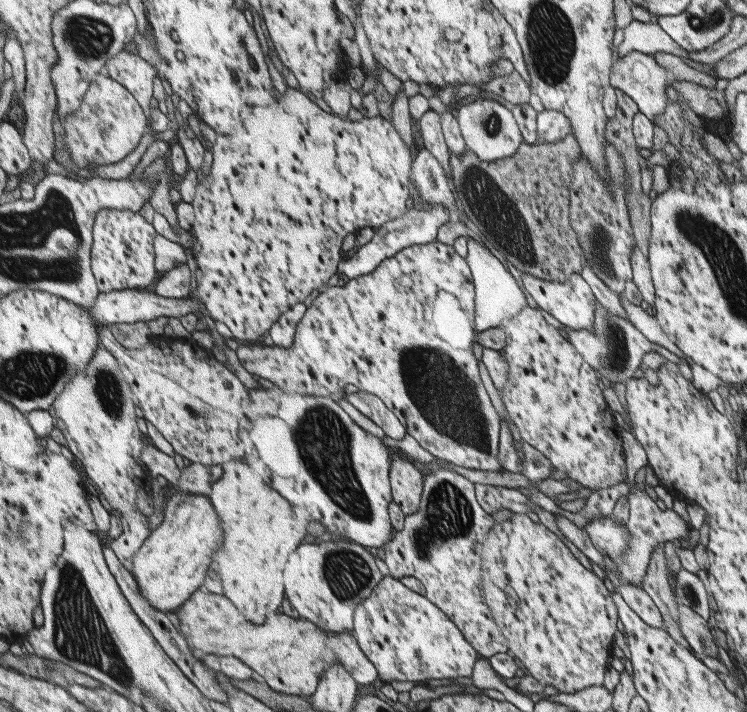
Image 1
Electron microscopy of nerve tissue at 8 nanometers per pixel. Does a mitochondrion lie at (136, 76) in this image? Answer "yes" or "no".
no

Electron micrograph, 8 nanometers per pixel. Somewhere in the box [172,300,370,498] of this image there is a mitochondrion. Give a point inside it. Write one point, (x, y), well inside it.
(204, 415)

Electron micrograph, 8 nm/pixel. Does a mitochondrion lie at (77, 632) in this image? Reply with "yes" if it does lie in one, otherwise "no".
yes

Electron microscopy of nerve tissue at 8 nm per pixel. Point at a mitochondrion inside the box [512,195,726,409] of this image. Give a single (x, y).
(616, 358)

